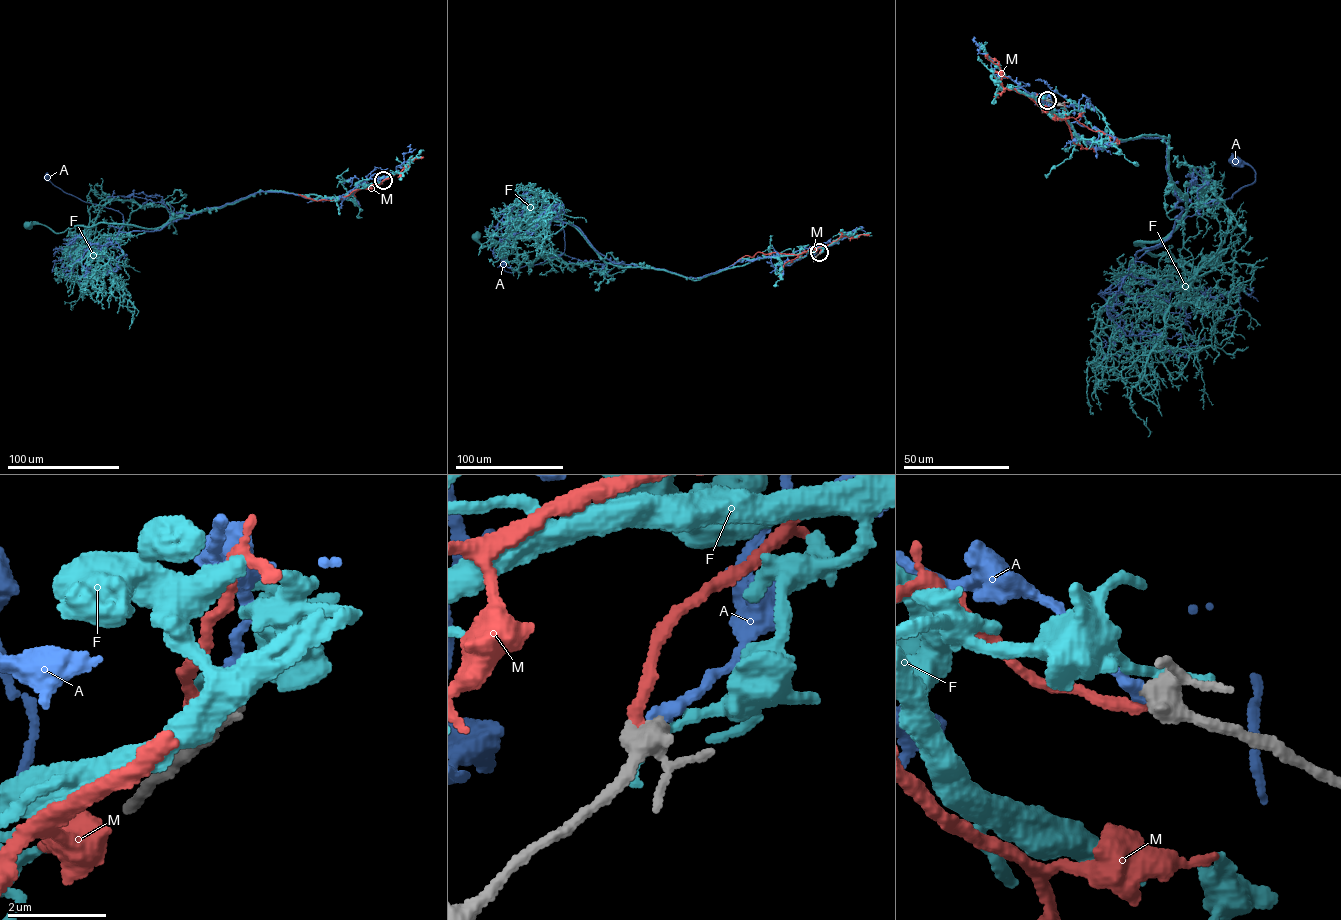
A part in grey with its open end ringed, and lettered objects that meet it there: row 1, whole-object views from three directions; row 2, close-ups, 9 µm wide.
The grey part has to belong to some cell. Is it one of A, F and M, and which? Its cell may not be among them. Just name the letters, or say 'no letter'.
M

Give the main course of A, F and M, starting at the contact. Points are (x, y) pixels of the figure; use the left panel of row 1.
A: (384, 180), (325, 200), (261, 191), (129, 232), (118, 231), (122, 214), (46, 177)
F: (384, 179), (346, 197), (259, 191), (157, 228), (98, 222), (72, 226), (74, 238), (73, 227), (27, 226)
M: (383, 180), (377, 185), (333, 200), (316, 201), (298, 194)

